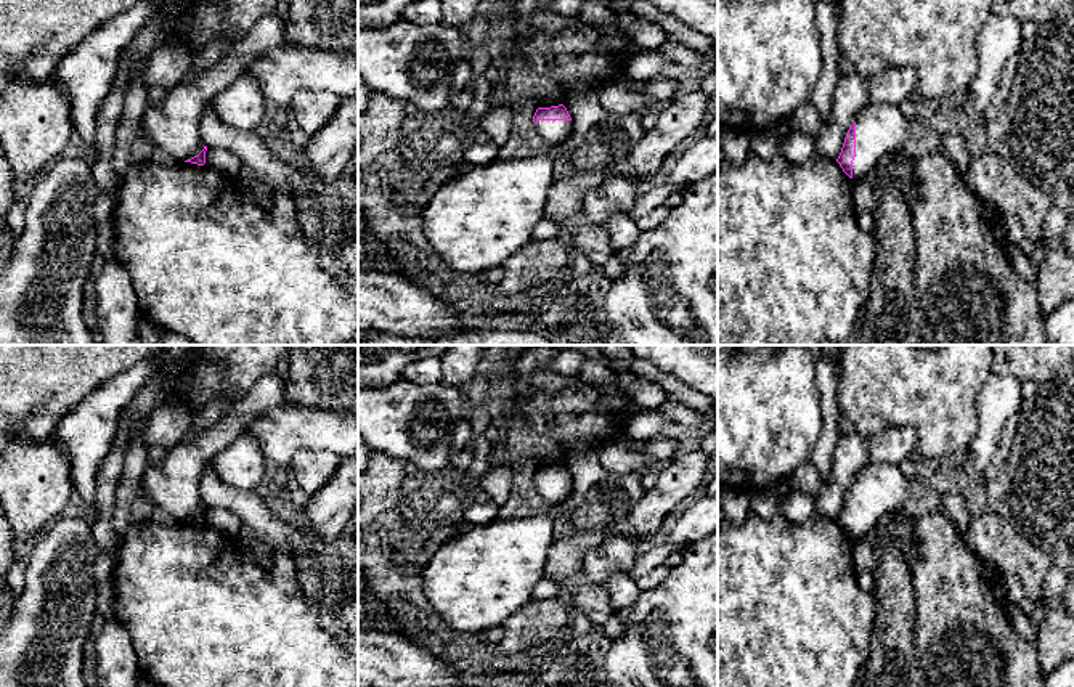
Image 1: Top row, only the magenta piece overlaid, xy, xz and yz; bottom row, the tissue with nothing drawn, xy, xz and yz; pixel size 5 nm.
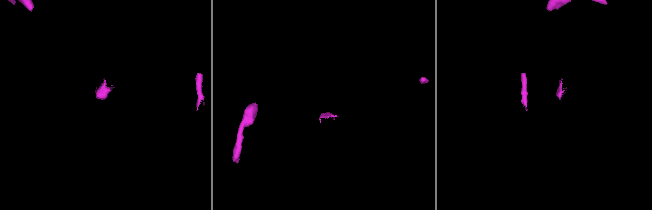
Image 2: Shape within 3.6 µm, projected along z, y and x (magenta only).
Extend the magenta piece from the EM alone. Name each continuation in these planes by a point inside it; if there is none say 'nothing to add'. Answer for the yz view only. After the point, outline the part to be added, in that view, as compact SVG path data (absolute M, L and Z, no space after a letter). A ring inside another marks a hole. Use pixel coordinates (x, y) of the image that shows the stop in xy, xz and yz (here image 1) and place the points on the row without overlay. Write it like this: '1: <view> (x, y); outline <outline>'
1: yz (880, 488); outline M872 462L864 467L856 478L852 543L873 531L881 515L897 512L910 498L910 491L910 478L899 465Z

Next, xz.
1: xz (553, 491); outline M538 480L535 485L539 496L549 507L557 506L573 491L572 480Z

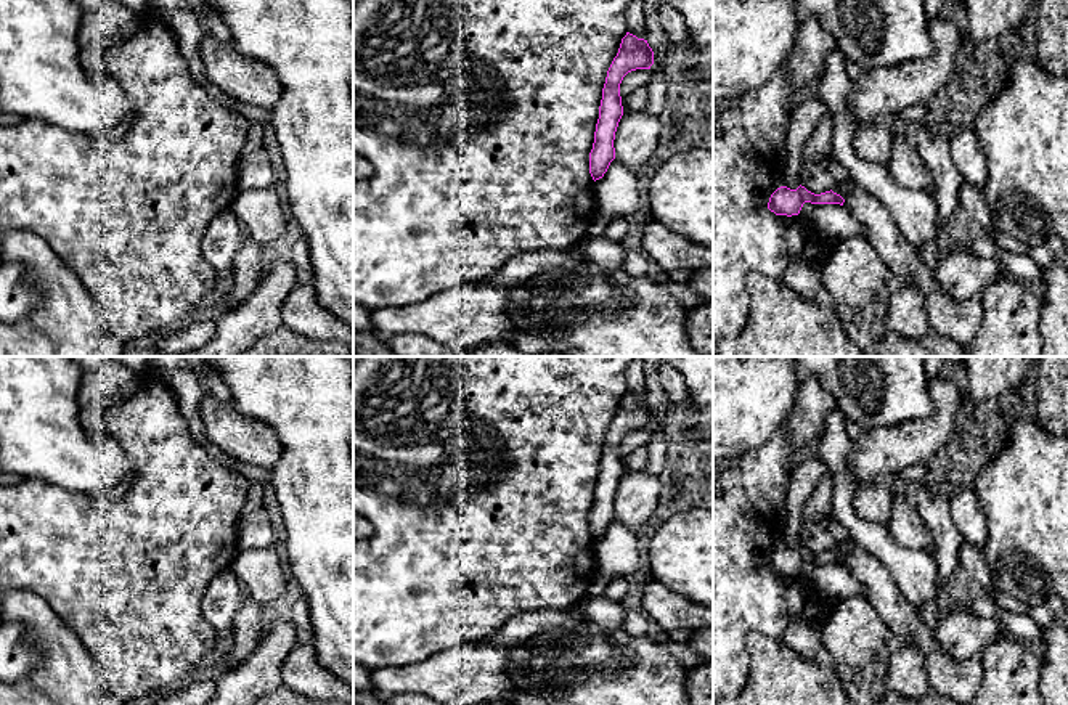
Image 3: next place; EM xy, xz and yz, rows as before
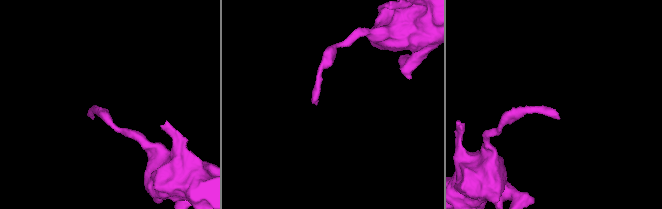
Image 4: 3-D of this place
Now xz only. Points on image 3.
nothing to add

